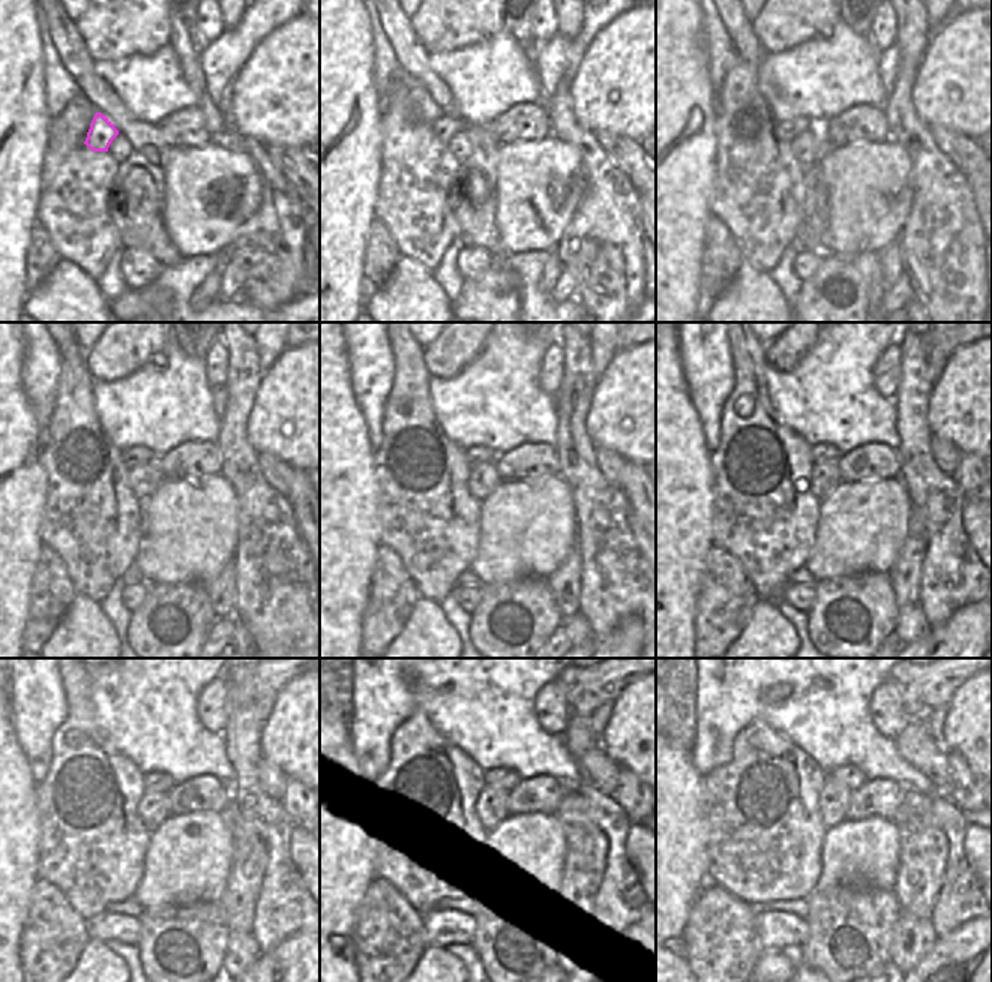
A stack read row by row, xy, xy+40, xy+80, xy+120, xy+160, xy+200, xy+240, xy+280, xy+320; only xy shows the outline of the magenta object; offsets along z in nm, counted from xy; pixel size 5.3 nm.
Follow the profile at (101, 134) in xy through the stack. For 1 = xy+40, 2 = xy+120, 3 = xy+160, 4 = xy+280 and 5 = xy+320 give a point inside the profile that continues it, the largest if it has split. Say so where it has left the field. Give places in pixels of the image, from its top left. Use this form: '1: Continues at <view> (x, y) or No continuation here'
1: Continues at xy+40 (447, 126)
2: Continues at xy+120 (132, 458)
3: Continues at xy+160 (479, 455)
4: Continues at xy+280 (505, 778)
5: Continues at xy+320 (851, 777).

